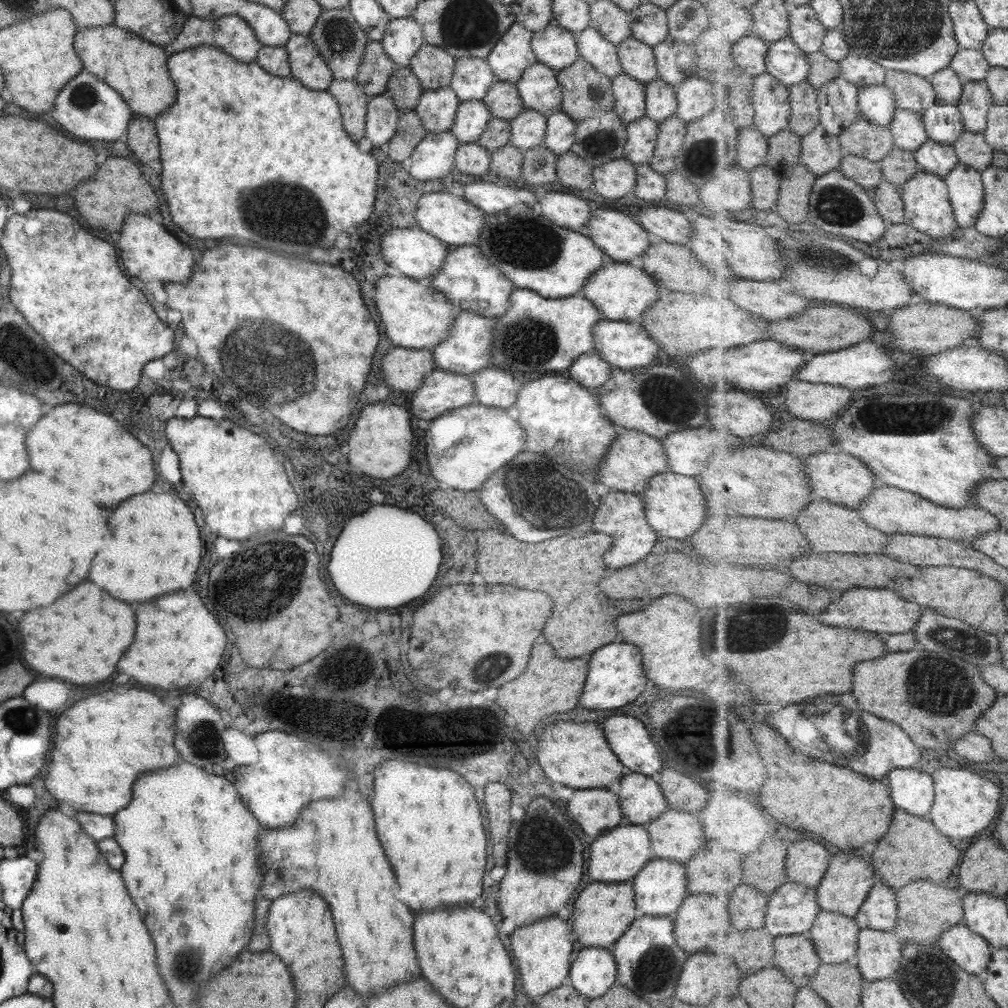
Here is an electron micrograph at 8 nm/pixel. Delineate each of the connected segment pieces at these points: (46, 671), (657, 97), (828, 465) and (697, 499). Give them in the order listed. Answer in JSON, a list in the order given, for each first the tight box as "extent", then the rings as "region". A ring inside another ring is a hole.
[{"extent":[19,582,135,684],"region":[[[89,582],[79,584],[53,604],[25,612],[19,618],[23,660],[43,676],[61,678],[73,684],[91,684],[107,678],[131,644],[133,630],[135,622],[131,608]]]},{"extent":[644,78,674,123],"region":[[[659,78],[644,83],[644,116],[659,123],[674,114],[674,87]]]},{"extent":[804,449,880,509],"region":[[[834,449],[832,451],[818,452],[808,456],[804,463],[806,464],[806,473],[809,477],[811,488],[815,492],[815,497],[831,501],[833,504],[857,509],[880,484],[878,478],[867,464],[859,457],[843,450]]]},{"extent":[641,472,705,539],"region":[[[663,472],[647,480],[641,498],[644,502],[646,523],[659,534],[660,539],[687,538],[695,530],[702,528],[705,516],[705,504],[698,482],[694,477],[687,477],[675,473]]]}]

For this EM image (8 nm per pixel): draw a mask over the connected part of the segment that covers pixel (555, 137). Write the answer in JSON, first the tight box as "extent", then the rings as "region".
{"extent":[542,111,576,155],"region":[[[559,111],[546,117],[546,129],[542,144],[556,155],[570,150],[574,141],[576,123]]]}

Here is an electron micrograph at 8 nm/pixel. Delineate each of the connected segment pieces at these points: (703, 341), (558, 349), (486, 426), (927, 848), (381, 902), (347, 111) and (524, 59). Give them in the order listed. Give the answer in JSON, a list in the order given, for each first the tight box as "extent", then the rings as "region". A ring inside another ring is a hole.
[{"extent":[638,291,770,356],"region":[[[660,291],[658,299],[643,313],[638,322],[662,348],[667,344],[683,356],[693,356],[707,348],[733,348],[770,338],[770,324],[763,318],[741,310],[731,300],[711,300],[697,294]]]},{"extent":[491,288,600,372],"region":[[[514,288],[509,308],[495,318],[491,347],[495,368],[515,372],[563,372],[582,354],[594,352],[593,325],[600,320],[592,302],[579,295],[543,298],[527,289]]]},{"extent":[425,403,525,493],"region":[[[481,403],[445,411],[425,429],[425,454],[433,478],[451,490],[475,493],[492,472],[507,464],[525,448],[525,432],[512,411],[485,408]]]},{"extent":[875,808,962,888],"region":[[[902,808],[895,812],[891,832],[887,832],[887,836],[879,842],[879,848],[875,852],[875,868],[883,876],[881,880],[897,888],[918,880],[941,884],[960,866],[959,862],[962,863],[962,852],[937,830],[933,822],[927,822],[923,817],[911,816]]]},{"extent":[256,788,419,996],"region":[[[345,788],[337,798],[306,804],[291,826],[262,831],[256,849],[261,864],[257,898],[267,900],[267,882],[271,882],[275,896],[309,888],[329,904],[349,974],[345,978],[357,994],[369,996],[371,990],[419,976],[411,940],[413,916],[393,898],[397,882],[377,842],[371,808],[357,790]]]},{"extent":[326,80,369,143],"region":[[[332,80],[326,90],[338,104],[343,130],[356,143],[364,136],[366,106],[369,97],[351,81]]]},{"extent":[485,22,536,83],"region":[[[514,22],[496,41],[485,61],[497,81],[516,83],[522,72],[536,63],[530,48],[531,37],[532,32]]]}]

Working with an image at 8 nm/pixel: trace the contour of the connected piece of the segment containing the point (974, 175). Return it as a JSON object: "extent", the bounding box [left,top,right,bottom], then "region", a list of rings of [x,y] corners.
{"extent":[945,162,986,226],"region":[[[959,162],[945,179],[959,226],[973,226],[978,222],[986,203],[982,171]]]}

